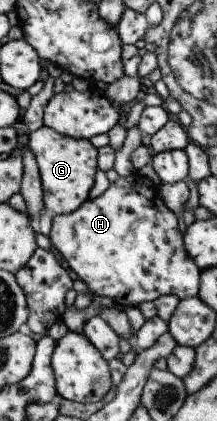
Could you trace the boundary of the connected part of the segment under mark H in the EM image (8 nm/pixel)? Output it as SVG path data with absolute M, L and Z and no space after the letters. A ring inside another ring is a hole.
M133 174L119 176L98 197L87 198L71 213L52 215L47 237L68 268L86 284L92 296L111 298L123 306L153 302L155 298L164 295L174 295L179 300L197 296L200 270L193 258L188 258L183 247L180 220L164 204L154 188L148 188Z

